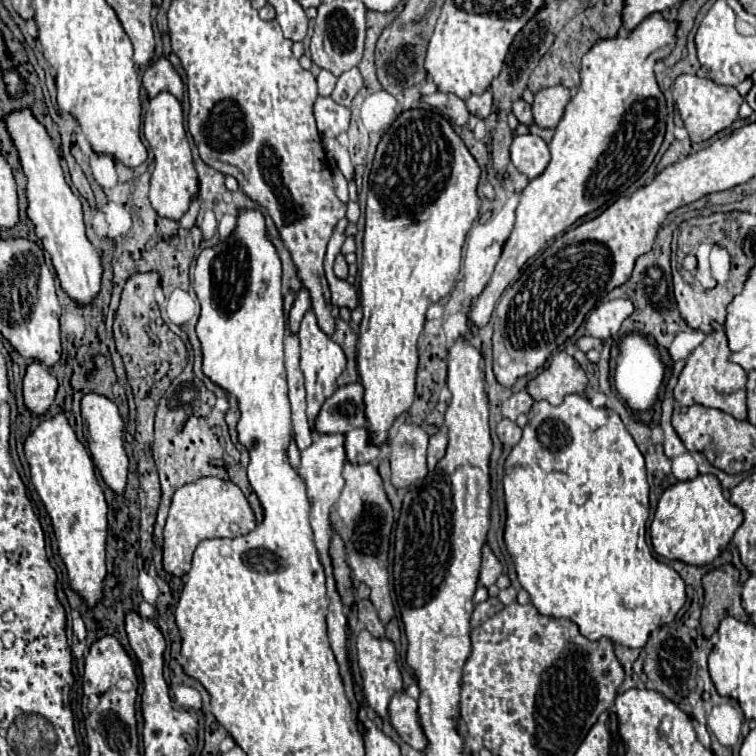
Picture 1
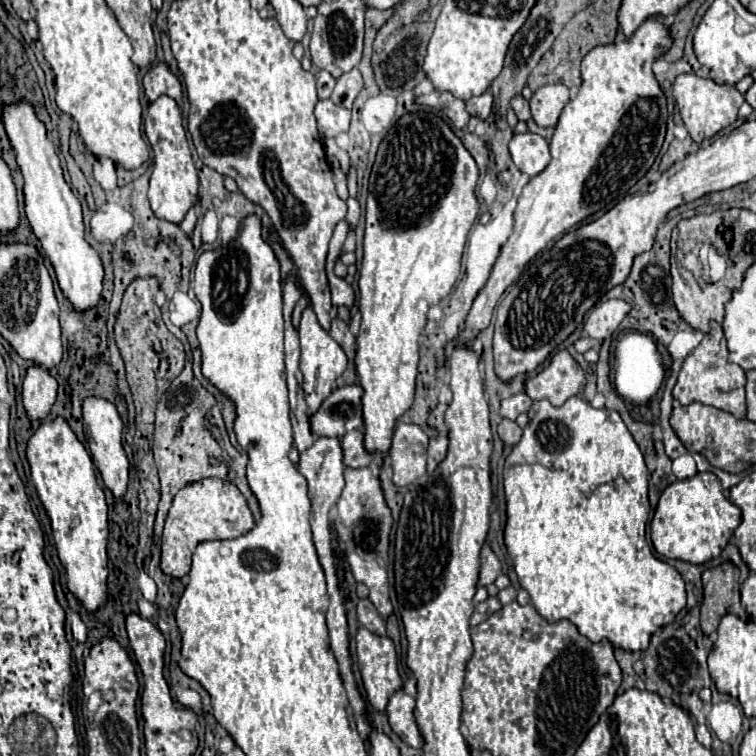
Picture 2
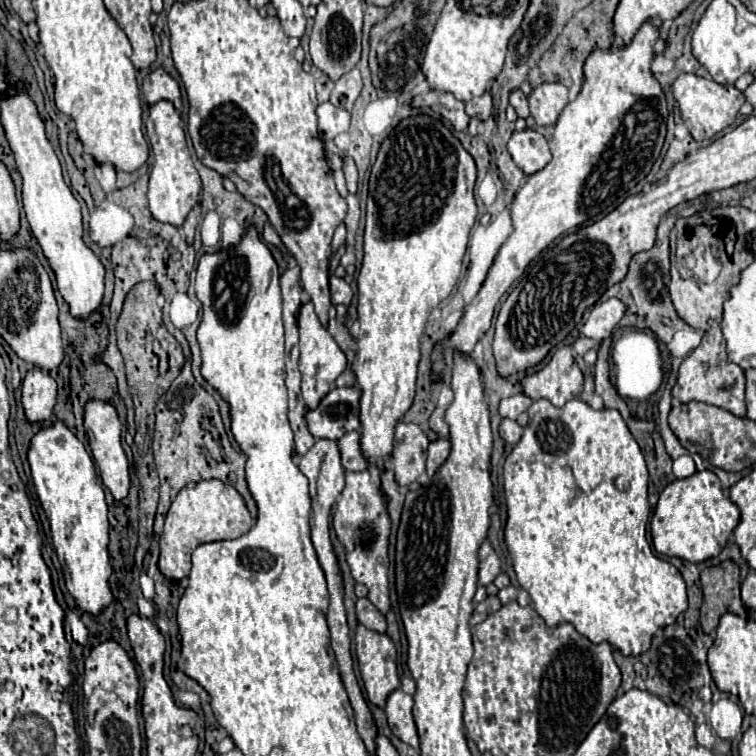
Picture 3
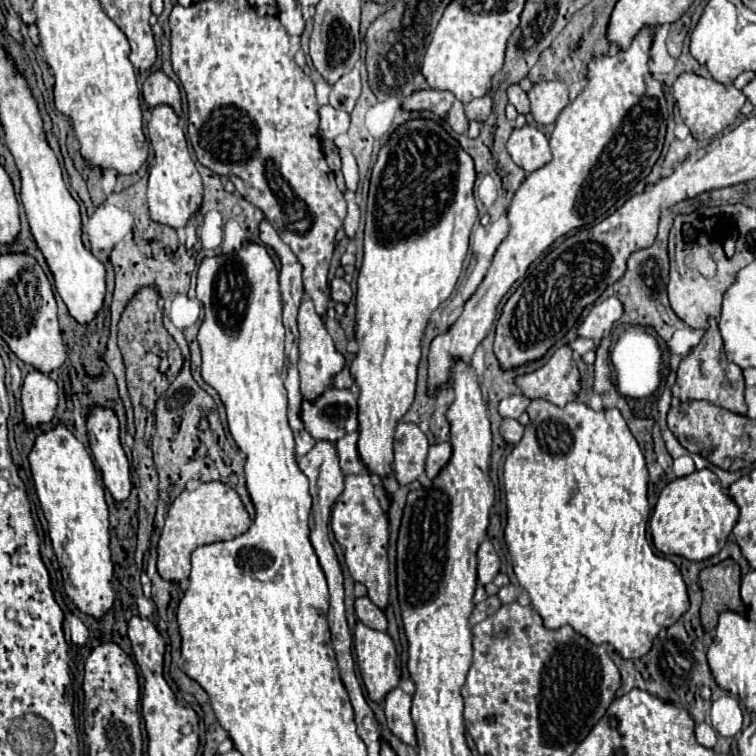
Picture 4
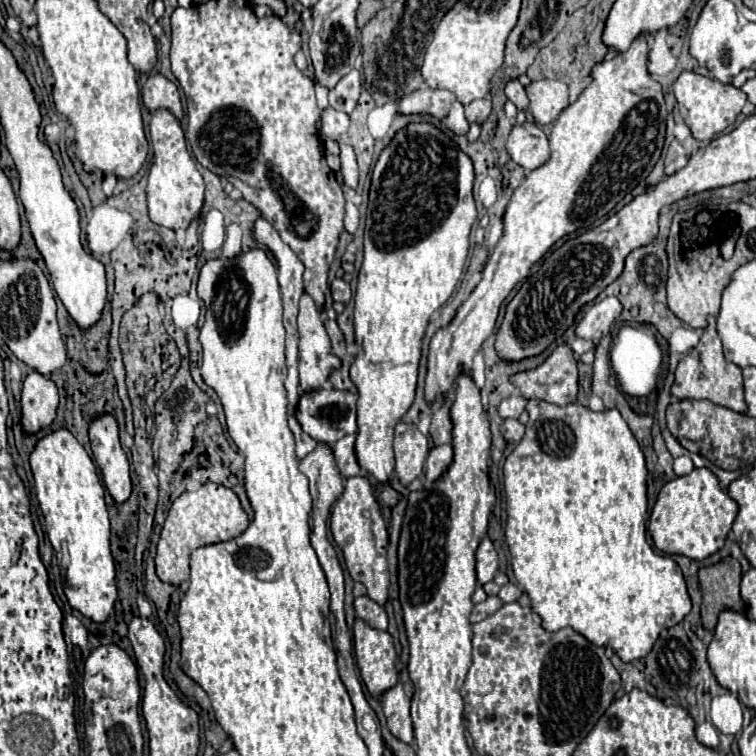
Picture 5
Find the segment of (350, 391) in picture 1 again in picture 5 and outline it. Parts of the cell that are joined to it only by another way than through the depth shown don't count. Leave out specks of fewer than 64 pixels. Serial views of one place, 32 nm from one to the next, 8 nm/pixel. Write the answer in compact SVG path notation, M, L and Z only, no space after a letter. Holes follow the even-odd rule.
M324 388L318 392L308 392L302 394L298 410L296 410L296 418L302 424L302 430L306 434L310 434L316 442L326 442L326 444L334 444L336 440L340 440L346 434L356 432L356 400L358 396L348 392L348 390L336 390L336 388Z

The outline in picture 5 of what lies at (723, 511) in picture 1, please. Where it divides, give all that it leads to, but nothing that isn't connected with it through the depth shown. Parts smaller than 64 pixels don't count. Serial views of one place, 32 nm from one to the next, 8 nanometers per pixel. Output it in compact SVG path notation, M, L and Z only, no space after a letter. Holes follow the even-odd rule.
M696 468L692 474L674 478L660 490L650 514L648 532L660 552L704 560L724 546L736 514L738 504L720 488L718 478L708 468Z

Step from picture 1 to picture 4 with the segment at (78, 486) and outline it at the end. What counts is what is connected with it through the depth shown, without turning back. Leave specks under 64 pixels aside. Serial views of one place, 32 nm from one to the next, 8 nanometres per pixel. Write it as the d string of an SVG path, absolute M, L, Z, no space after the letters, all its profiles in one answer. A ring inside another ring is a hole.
M64 424L36 436L28 460L36 494L48 520L54 552L64 560L64 568L68 568L64 578L66 594L80 612L100 618L114 602L114 566L108 548L108 506L104 500L104 488L98 484L94 462L84 444L78 442Z

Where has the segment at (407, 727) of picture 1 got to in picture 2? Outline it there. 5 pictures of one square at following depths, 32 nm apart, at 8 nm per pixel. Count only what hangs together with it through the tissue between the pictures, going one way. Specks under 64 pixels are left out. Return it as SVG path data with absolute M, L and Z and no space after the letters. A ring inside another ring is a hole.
M398 690L390 698L388 708L386 708L386 714L388 714L388 720L390 720L392 730L406 744L410 744L412 748L422 748L424 746L424 740L422 740L422 734L420 734L418 724L416 724L416 718L414 718L414 708L416 708L416 700L412 696L404 694L402 690Z

